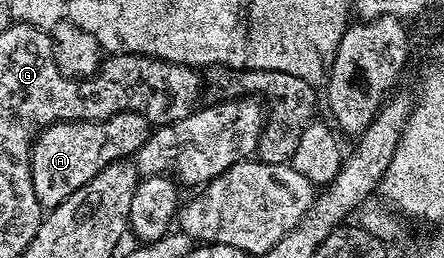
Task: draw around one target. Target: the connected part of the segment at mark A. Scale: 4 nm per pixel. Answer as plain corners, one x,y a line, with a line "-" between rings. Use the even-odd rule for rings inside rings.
124,111
110,119
100,119
97,123
74,121
46,127
33,142
31,177
35,185
35,197
41,202
42,208
58,207
107,165
136,156
150,134
150,123
137,111

